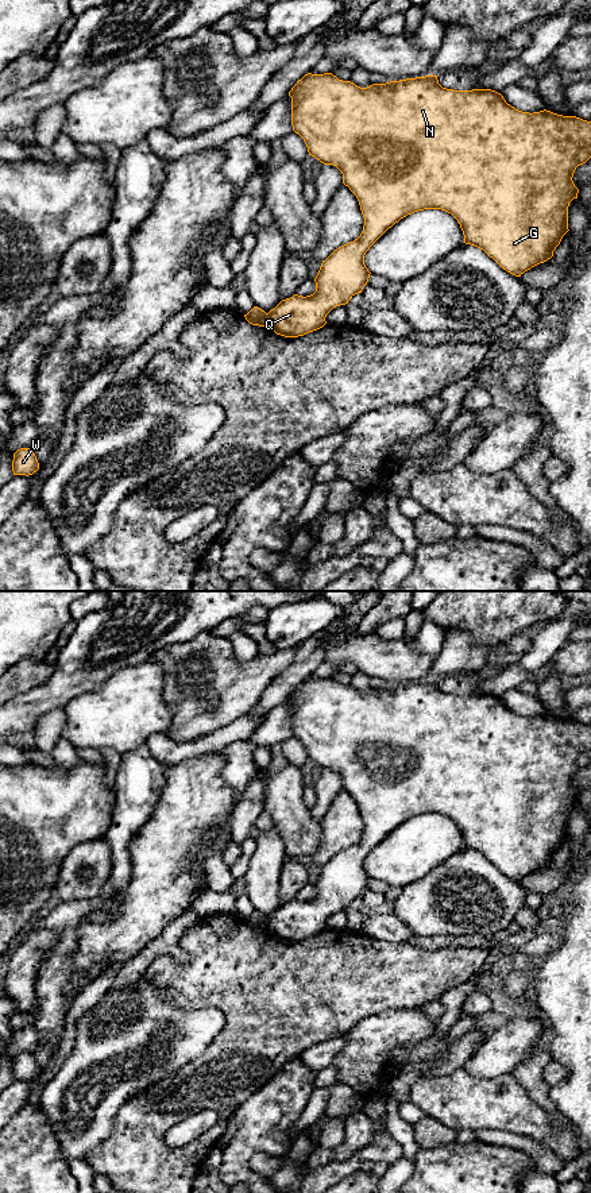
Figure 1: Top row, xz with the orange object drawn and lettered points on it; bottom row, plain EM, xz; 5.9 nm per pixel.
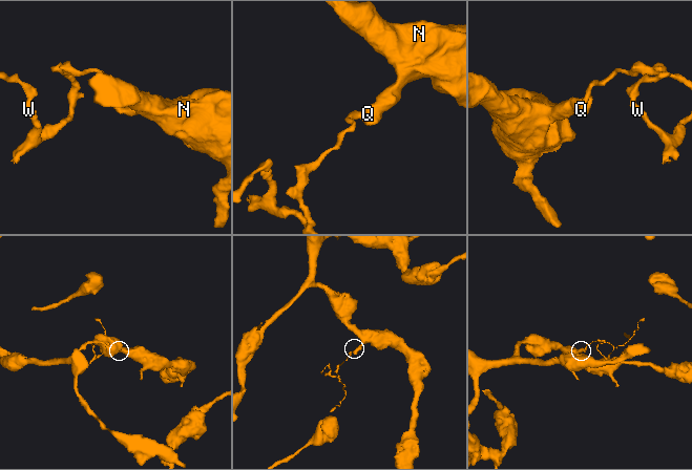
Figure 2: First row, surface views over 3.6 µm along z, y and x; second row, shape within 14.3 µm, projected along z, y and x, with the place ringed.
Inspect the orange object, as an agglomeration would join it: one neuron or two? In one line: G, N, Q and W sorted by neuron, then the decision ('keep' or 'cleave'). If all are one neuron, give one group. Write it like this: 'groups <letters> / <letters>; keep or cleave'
groups G N Q / W; cleave

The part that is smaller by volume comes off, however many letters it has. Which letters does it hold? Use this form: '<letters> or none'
W

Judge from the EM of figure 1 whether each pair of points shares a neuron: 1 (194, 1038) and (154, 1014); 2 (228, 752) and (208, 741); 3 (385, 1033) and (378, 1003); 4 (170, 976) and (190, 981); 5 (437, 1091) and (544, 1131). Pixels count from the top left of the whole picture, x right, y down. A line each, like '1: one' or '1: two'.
1: one
2: two
3: two
4: one
5: one

